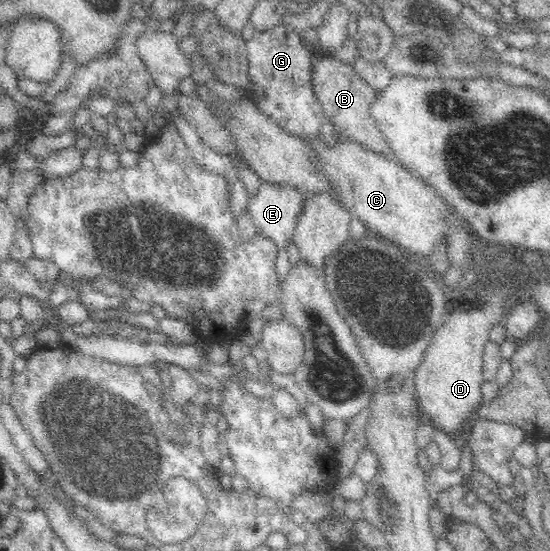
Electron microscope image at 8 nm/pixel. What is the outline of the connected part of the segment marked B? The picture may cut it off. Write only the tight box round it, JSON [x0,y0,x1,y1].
[312,56,396,159]

